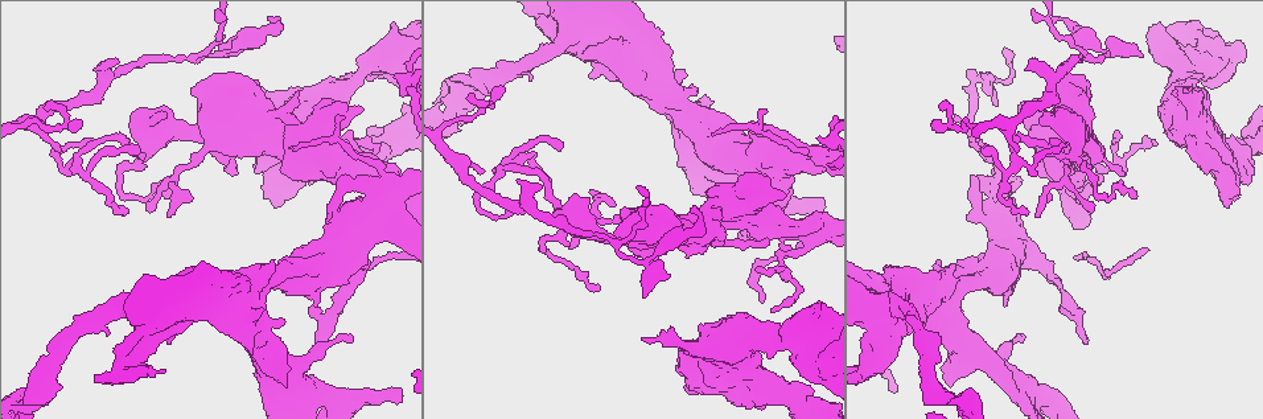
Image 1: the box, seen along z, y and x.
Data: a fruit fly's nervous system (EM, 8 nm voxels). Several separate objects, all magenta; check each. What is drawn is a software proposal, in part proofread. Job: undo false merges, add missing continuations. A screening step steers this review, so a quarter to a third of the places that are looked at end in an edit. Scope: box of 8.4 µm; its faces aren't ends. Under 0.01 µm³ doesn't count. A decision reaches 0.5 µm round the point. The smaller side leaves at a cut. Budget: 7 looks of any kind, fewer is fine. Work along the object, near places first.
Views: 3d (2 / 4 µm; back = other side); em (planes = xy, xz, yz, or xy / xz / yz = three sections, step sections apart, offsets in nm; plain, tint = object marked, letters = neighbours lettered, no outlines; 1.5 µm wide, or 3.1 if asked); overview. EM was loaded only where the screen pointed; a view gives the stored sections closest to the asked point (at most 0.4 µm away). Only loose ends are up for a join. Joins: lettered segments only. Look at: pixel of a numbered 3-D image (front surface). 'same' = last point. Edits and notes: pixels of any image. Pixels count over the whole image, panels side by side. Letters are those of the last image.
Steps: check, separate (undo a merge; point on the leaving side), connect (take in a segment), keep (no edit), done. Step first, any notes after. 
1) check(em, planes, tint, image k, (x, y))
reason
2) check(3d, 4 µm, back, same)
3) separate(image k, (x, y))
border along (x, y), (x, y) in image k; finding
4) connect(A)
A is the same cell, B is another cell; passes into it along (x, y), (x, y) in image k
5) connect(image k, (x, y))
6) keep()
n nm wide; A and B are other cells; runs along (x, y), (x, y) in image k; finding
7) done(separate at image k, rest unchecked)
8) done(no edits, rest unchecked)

check(3d, 2 µm, image 1, (276, 208))
stops while still wide

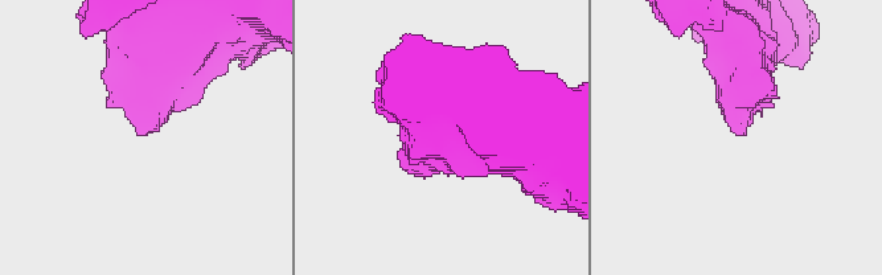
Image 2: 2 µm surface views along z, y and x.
check(em, planes, letters, image 2, (741, 132))

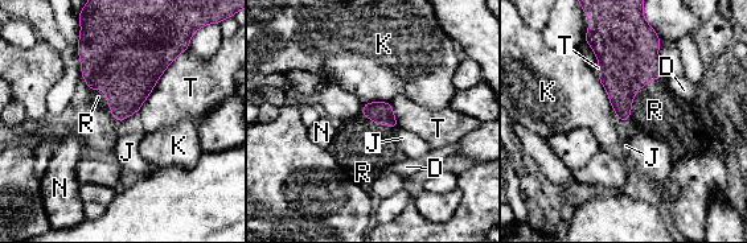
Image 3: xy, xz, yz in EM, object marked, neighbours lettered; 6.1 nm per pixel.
connect(R)
R is the same cell, D, J, K, N and T are other cells; passes into it along (627, 52), (636, 91), (656, 111) in image 3; the neuron continues

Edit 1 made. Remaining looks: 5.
check(overview)

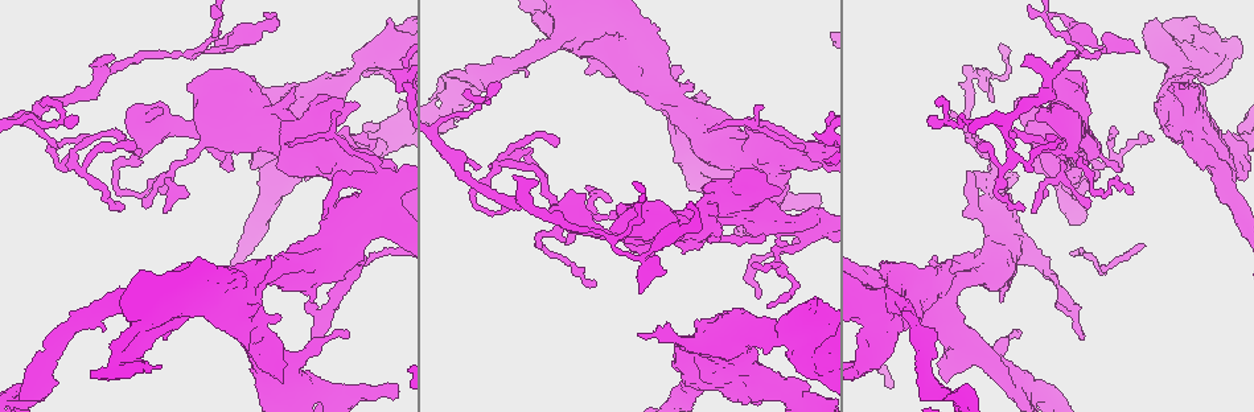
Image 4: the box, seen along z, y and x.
check(3d, 4 µm, image 4, (757, 298))
tapers out

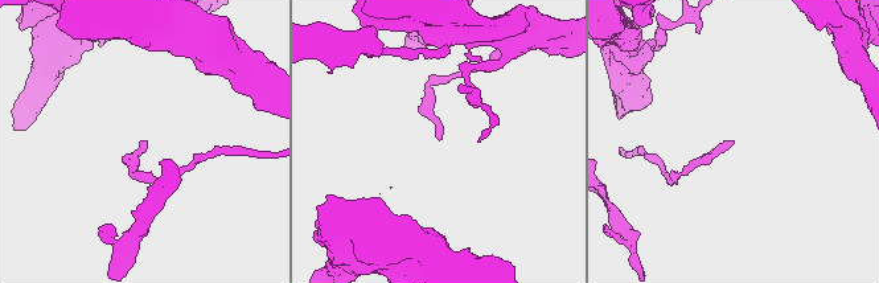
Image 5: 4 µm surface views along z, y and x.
check(em, planes, tint, image 5, (733, 143))
now the EM

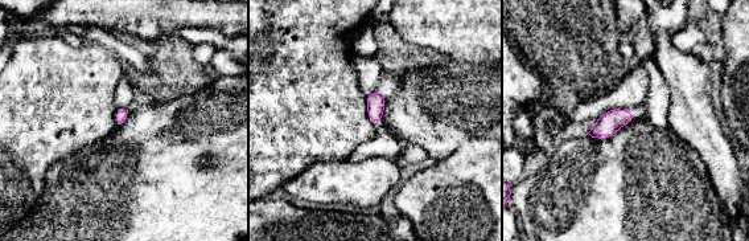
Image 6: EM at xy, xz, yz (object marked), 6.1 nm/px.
check(em, planes, letters, same)
see the neighbours

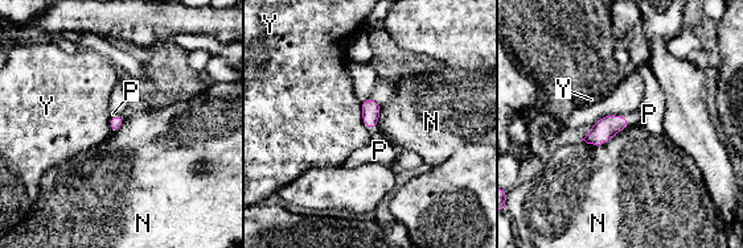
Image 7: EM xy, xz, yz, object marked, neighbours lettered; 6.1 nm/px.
connect(P)
P is the same cell, N and Y are other cells; passes into it along (608, 125), (625, 118), (649, 114) in image 7; it goes on there

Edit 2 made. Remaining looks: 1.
done(connect at image 3, connect at image 7, rest unchecked)

